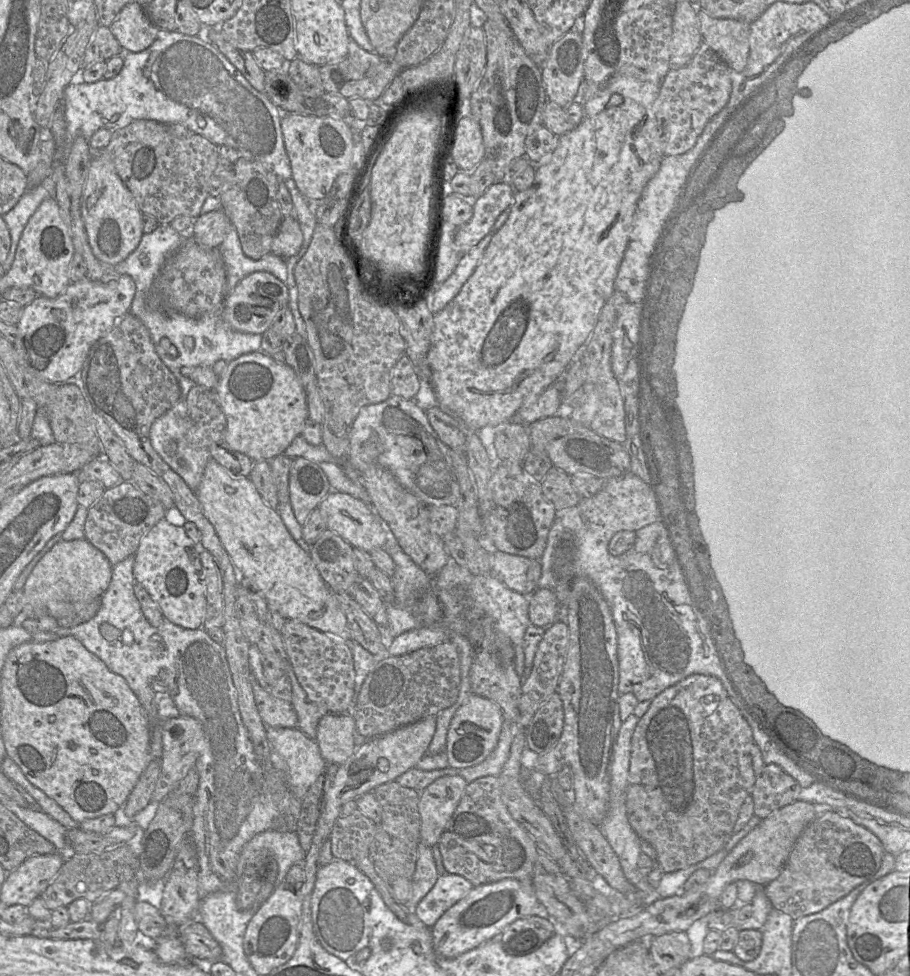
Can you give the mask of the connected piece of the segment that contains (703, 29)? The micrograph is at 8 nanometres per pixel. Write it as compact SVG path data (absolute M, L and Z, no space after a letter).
M698 10L698 23L702 41L714 50L731 70L744 70L749 57L751 23L713 18L703 10Z

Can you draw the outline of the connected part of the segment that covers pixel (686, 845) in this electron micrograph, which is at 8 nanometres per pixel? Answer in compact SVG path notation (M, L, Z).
M702 674L690 675L684 678L683 680L681 680L680 682L666 688L661 693L659 693L655 698L651 700L648 710L643 716L639 718L639 721L636 725L636 728L631 738L631 757L630 757L630 766L629 766L628 780L627 780L626 811L627 811L627 817L628 817L629 823L631 827L633 828L633 830L637 833L637 835L640 837L641 840L647 841L655 849L656 854L657 854L657 863L660 869L664 873L681 870L681 869L687 868L691 865L694 865L696 863L703 861L704 859L710 857L711 855L723 849L726 843L728 842L728 840L731 838L731 836L735 834L733 832L733 827L737 821L741 806L745 798L751 795L753 787L754 787L754 783L755 783L756 777L753 771L751 755L750 755L750 751L751 751L753 744L754 743L753 743L752 731L750 727L748 726L748 724L746 723L742 715L740 714L739 710L736 708L736 706L733 704L733 702L728 697L727 692L722 686L721 682L715 677L708 676L708 675L702 675Z

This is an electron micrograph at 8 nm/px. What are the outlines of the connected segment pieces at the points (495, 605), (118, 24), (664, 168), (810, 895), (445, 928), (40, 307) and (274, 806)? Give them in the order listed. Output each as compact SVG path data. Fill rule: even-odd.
M448 560L441 571L433 577L433 592L442 605L442 620L404 632L393 639L387 655L400 656L424 647L436 646L451 638L452 634L467 635L472 620L482 617L493 619L495 626L510 640L513 649L523 645L524 635L531 625L528 615L529 596L510 590L495 575L474 576L455 560Z
M137 1L125 5L109 28L125 52L147 49L159 31Z
M714 115L707 122L692 148L679 155L666 156L661 162L659 170L644 187L637 204L628 245L615 279L615 289L622 292L628 301L641 303L649 272L649 257L660 234L664 219L674 208L676 199L684 186L693 164L709 143L709 138L714 136L717 130L715 123L721 129L721 121L722 119L720 119L719 115Z
M826 812L816 816L795 842L779 876L763 886L772 907L789 915L793 920L822 911L849 894L854 888L872 878L879 870L885 850L881 841L871 831L843 818Z
M506 878L474 886L431 927L433 947L440 957L457 957L498 937L515 920L532 916L532 910L537 903L538 899L532 884L523 884L516 879Z
M123 274L109 282L84 277L78 282L69 283L56 298L38 295L32 303L22 309L16 324L19 337L25 349L25 361L38 377L52 383L65 383L80 373L91 345L106 334L115 323L130 311L136 285L131 276Z
M131 555L112 567L112 576L111 576L110 584L107 590L100 597L101 600L100 608L92 619L84 623L81 623L79 625L76 625L74 627L67 627L67 628L59 627L56 630L48 631L48 632L55 632L59 638L64 636L74 636L75 638L77 638L83 644L83 646L88 651L96 655L111 672L123 677L127 685L129 686L129 688L134 692L136 696L139 694L141 690L144 690L144 688L149 687L153 679L161 680L167 687L167 692L169 693L171 699L175 703L180 713L179 715L186 715L186 716L193 717L200 723L202 728L202 746L201 746L199 756L195 763L195 768L198 773L199 782L198 782L197 791L195 793L194 819L190 831L190 836L195 845L197 856L198 856L198 863L199 863L198 891L199 891L199 897L201 901L207 895L212 894L224 888L228 883L231 883L233 881L234 877L237 875L237 865L238 865L241 851L245 846L245 844L248 841L250 841L256 834L264 832L266 830L295 831L295 822L297 821L297 818L299 816L301 801L298 801L292 795L291 788L288 783L287 767L285 762L282 760L282 758L279 755L277 755L275 752L273 752L272 749L271 749L272 762L261 761L257 757L254 751L252 741L249 738L248 731L244 727L241 720L241 716L237 704L237 695L233 685L224 647L216 643L215 641L213 641L206 633L206 631L203 630L202 628L185 629L181 626L173 624L166 618L163 618L161 624L158 627L151 626L149 622L146 620L141 610L140 603L134 594L133 587L134 587L135 579L133 576L133 565L134 565L134 555ZM102 623L108 623L116 627L121 634L123 630L130 629L133 632L133 636L134 636L133 643L130 645L124 644L121 640L120 633L119 633L119 638L113 641L106 640L100 633L100 625Z

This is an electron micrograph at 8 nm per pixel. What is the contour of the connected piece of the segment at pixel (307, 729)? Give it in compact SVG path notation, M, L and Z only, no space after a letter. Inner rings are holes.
M292 665L289 666L288 676L292 685L292 706L298 717L298 728L310 739L315 740L319 720L327 714L325 709L309 700L306 692L299 684Z

